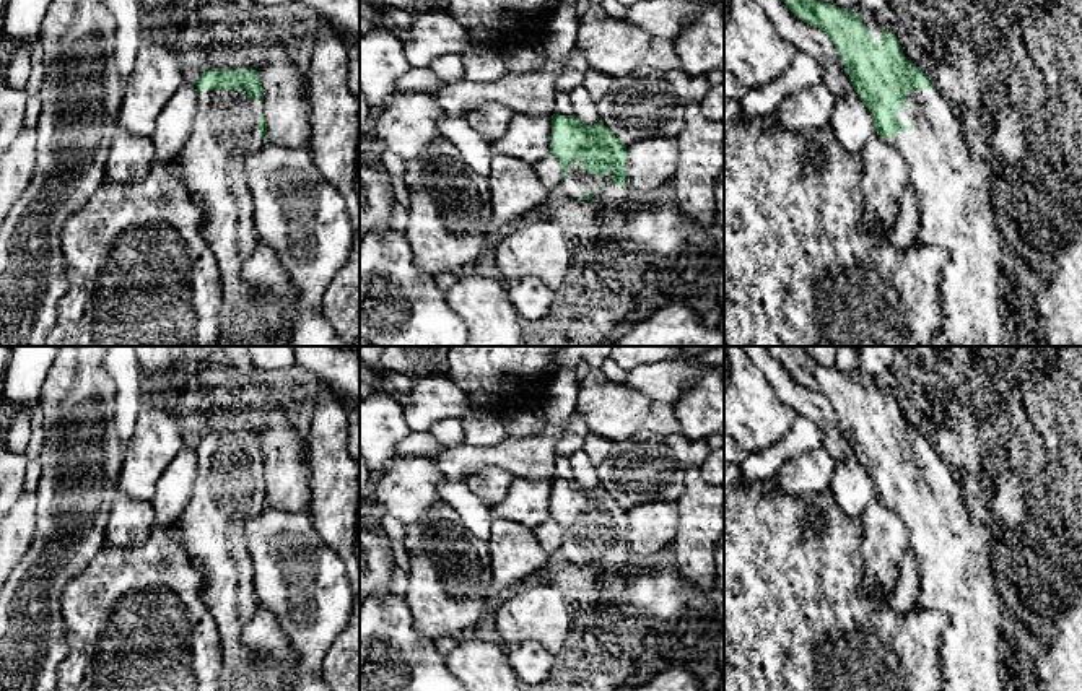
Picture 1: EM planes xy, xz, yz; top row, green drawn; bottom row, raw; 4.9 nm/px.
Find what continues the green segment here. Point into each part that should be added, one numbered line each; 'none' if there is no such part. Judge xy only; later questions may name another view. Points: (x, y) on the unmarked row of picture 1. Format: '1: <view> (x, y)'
1: xy (225, 495)

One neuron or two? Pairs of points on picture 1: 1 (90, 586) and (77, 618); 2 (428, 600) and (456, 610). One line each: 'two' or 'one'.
1: one
2: one

